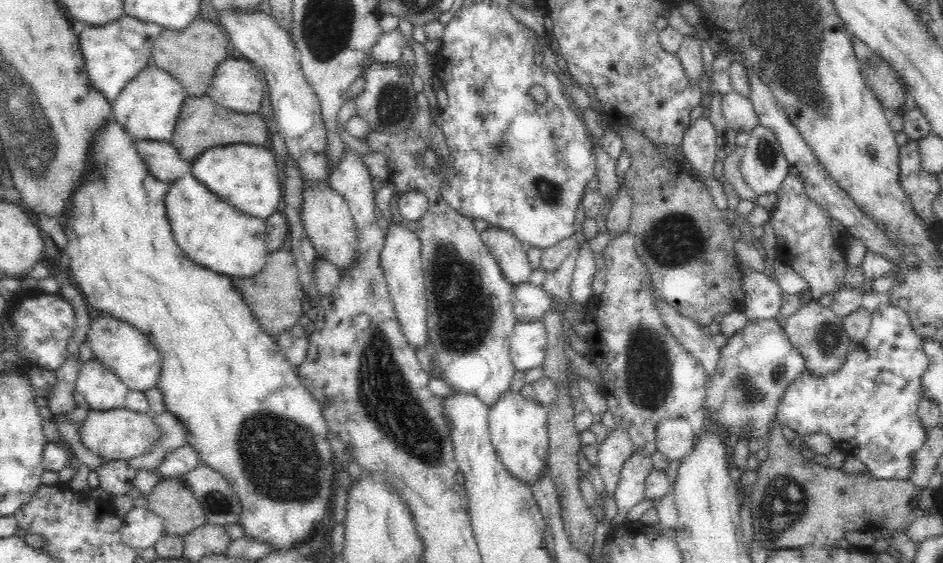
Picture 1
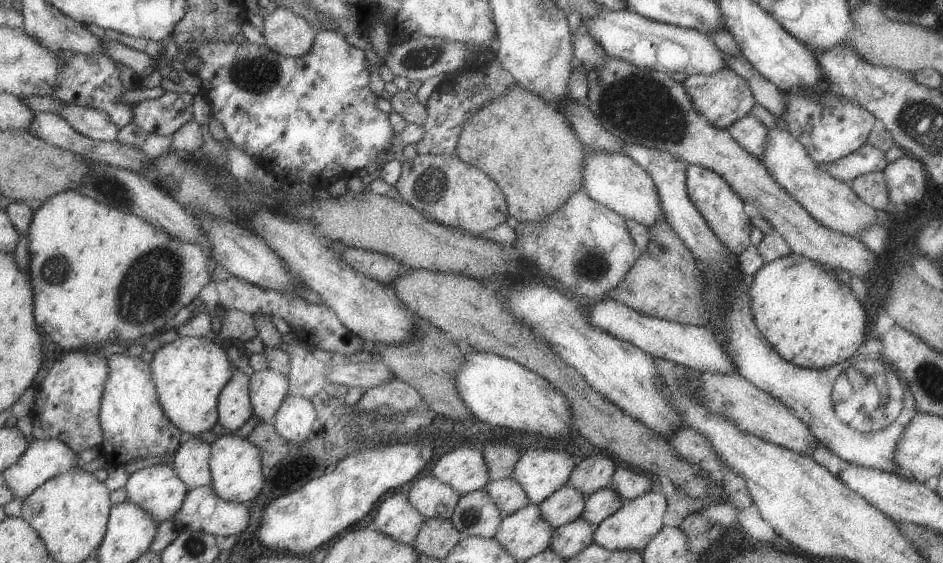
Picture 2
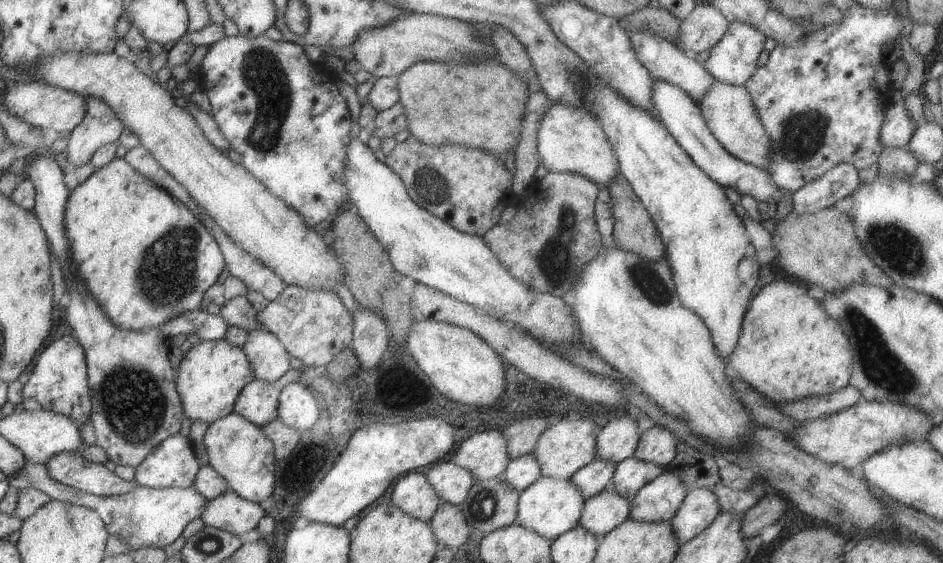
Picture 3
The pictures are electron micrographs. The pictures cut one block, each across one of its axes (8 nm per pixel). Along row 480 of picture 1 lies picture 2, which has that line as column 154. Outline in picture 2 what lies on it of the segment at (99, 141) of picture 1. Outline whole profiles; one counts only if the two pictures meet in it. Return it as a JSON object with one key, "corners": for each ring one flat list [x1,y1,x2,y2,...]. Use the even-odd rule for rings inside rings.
{"corners":[[66,190,43,201,41,206,33,211,26,239,28,240,29,258,26,271,30,276,29,280,34,292,32,298,35,322,57,344,56,346,59,348,57,352,60,352,60,349,61,351,65,350,65,352,79,350,85,344,99,344,99,342,120,344,126,340,137,340,140,336,147,336,147,334,155,335,163,330,165,322,173,318,179,308,187,306,196,298,199,290,212,280,211,270,213,270,213,266,211,266,211,260,199,245,184,243,170,237,163,230,152,227,138,216,107,206,88,196,83,196,79,190]]}

